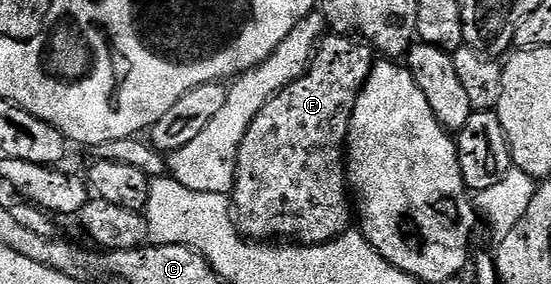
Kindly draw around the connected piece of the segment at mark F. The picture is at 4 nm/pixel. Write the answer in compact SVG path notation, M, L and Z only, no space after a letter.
M331 32L323 36L314 51L314 57L306 68L306 74L292 83L288 83L256 115L252 121L252 127L248 129L248 135L244 137L244 143L240 145L238 152L238 174L234 177L232 190L232 209L236 214L236 224L243 234L250 239L293 239L304 245L322 245L326 241L333 241L340 234L351 228L352 221L352 194L348 188L346 179L346 140L348 139L348 127L352 123L352 111L356 107L356 99L368 79L376 60L375 50L371 49L365 41L355 39L350 35Z

